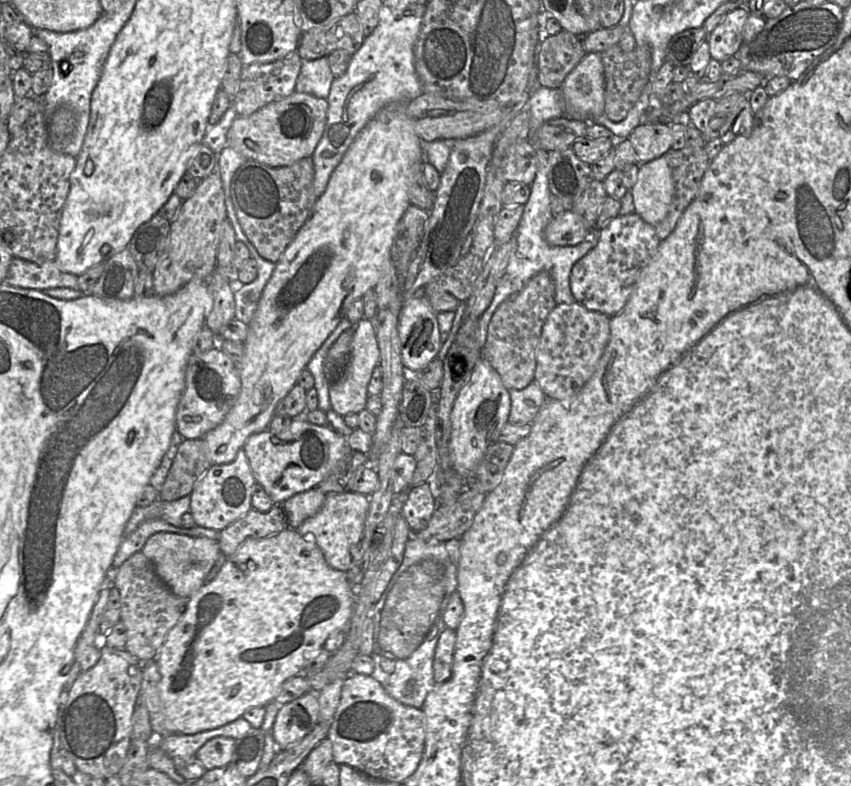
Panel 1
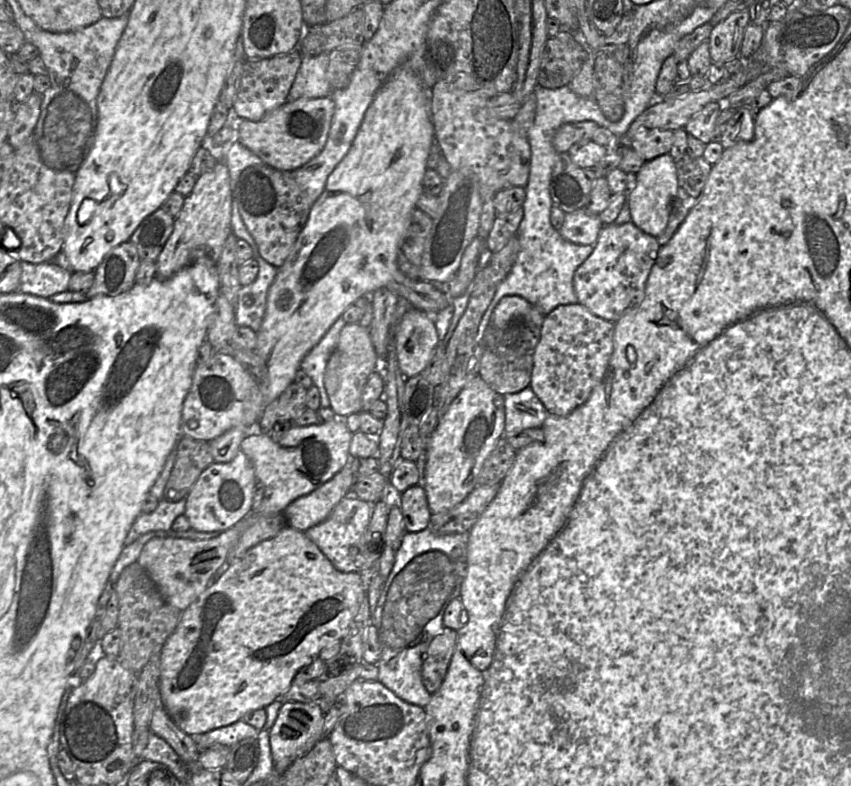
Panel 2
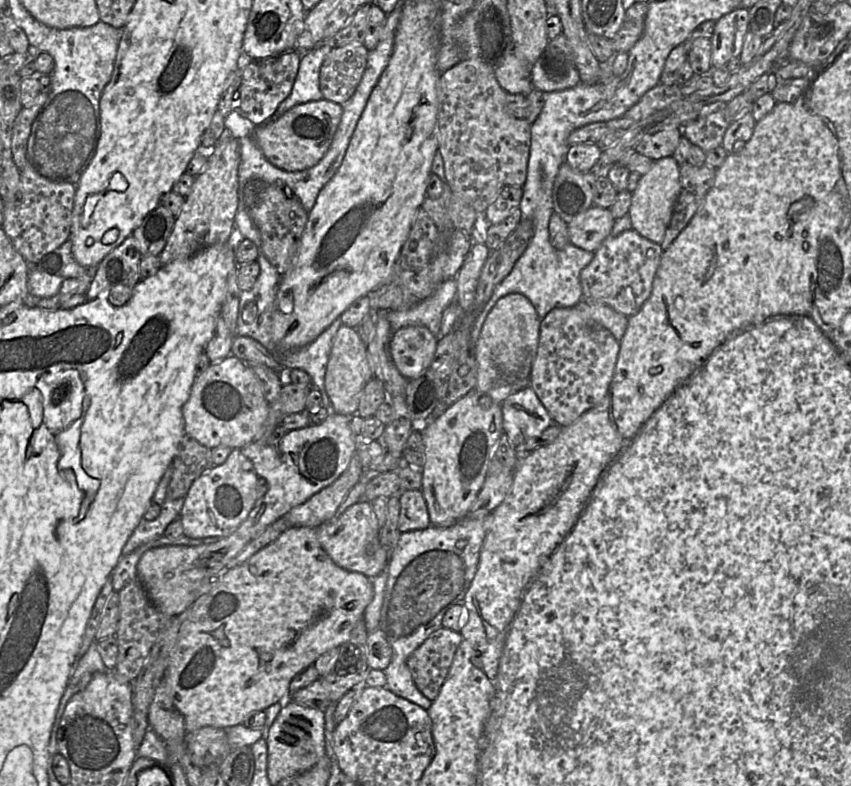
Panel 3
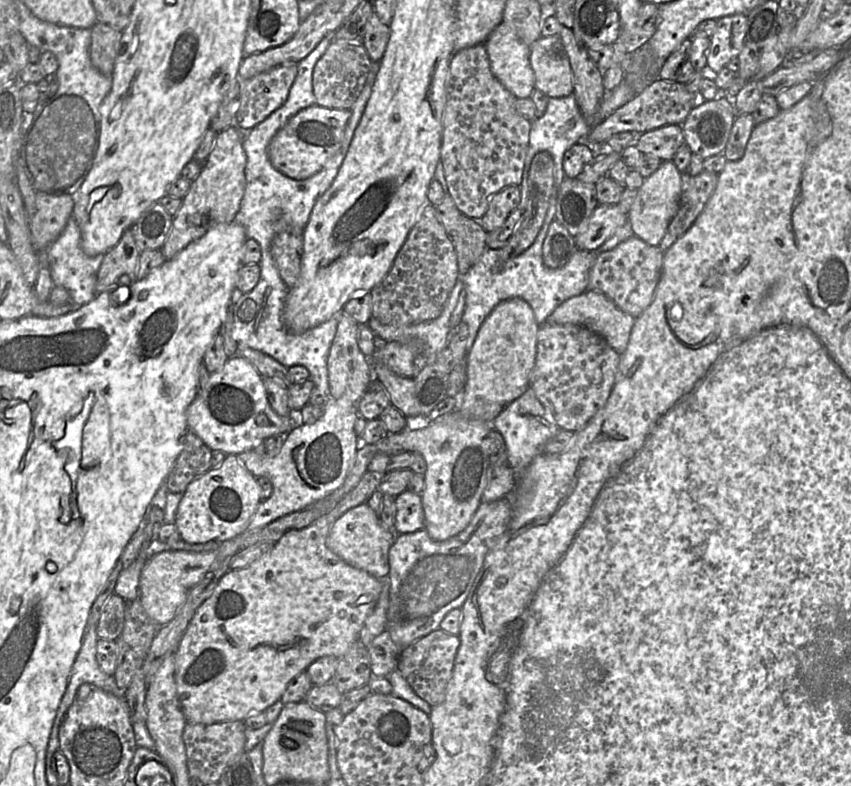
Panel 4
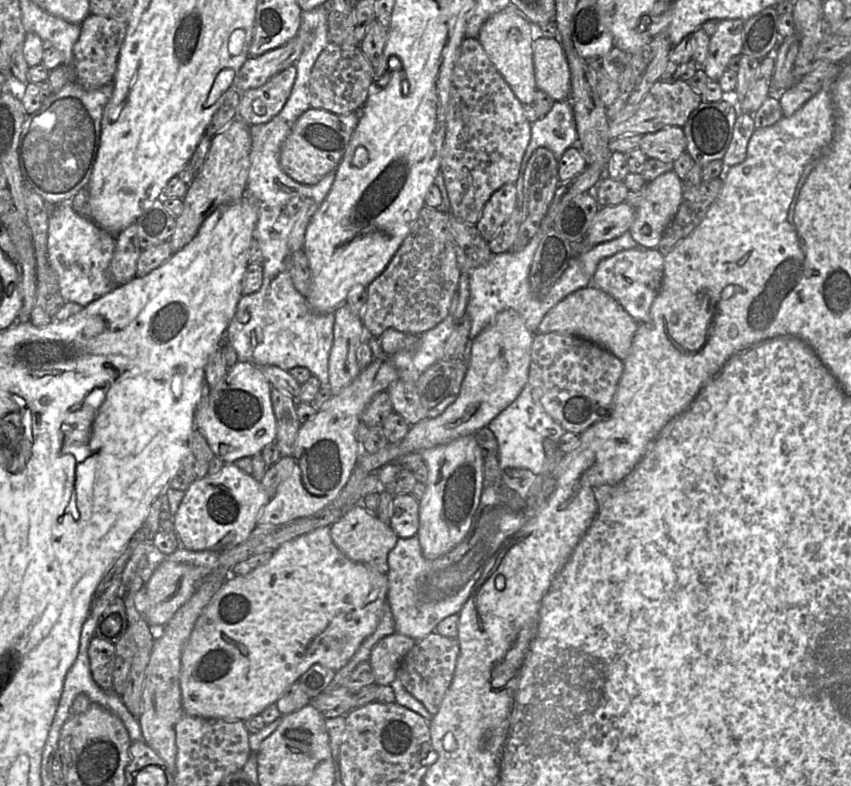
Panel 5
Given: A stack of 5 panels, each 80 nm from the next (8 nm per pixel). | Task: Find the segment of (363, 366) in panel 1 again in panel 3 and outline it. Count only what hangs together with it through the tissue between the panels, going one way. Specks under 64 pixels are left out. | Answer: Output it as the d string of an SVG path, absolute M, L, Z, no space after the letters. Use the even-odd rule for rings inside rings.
M341 325L332 342L326 373L325 390L332 405L332 412L351 417L357 414L359 396L366 384L373 378L367 346L355 328Z

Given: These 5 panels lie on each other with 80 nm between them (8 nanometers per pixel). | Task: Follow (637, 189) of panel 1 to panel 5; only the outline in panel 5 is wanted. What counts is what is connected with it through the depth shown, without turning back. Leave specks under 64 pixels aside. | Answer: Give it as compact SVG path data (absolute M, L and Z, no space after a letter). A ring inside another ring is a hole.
M674 170L663 173L647 183L644 200L635 208L635 219L629 232L633 239L643 248L657 248L659 242L674 219L682 201L683 184Z

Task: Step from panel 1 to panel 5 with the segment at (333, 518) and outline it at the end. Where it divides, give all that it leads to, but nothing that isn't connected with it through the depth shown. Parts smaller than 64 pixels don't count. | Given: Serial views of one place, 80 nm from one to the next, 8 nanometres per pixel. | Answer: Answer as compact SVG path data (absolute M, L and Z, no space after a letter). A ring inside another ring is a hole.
M362 504L352 507L343 517L330 525L330 536L337 548L350 560L367 564L382 574L388 573L388 553L395 546L398 536L392 528L381 521L375 513L369 512Z

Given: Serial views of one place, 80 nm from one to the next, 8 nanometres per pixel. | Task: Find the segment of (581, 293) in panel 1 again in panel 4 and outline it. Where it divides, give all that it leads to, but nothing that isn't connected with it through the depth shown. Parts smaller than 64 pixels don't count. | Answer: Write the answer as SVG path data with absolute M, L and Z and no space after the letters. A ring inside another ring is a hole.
M636 237L621 242L609 251L599 253L589 273L589 289L596 290L611 299L622 311L635 319L651 303L663 268L663 252Z

